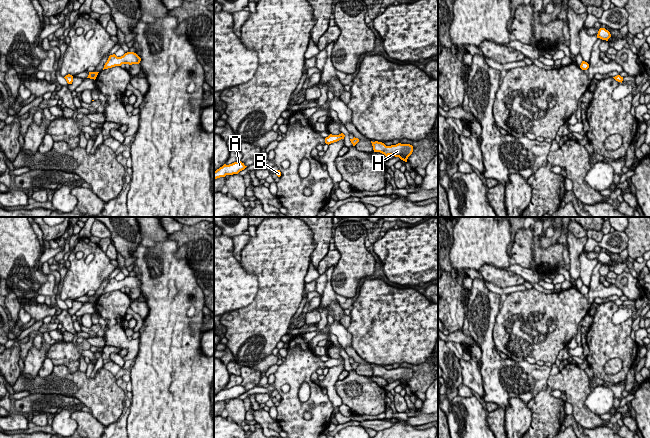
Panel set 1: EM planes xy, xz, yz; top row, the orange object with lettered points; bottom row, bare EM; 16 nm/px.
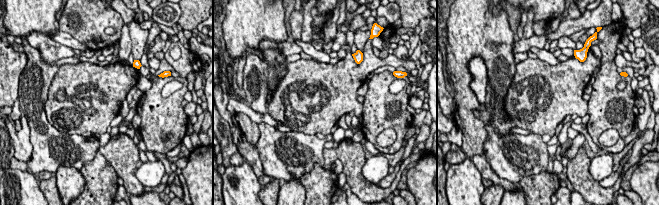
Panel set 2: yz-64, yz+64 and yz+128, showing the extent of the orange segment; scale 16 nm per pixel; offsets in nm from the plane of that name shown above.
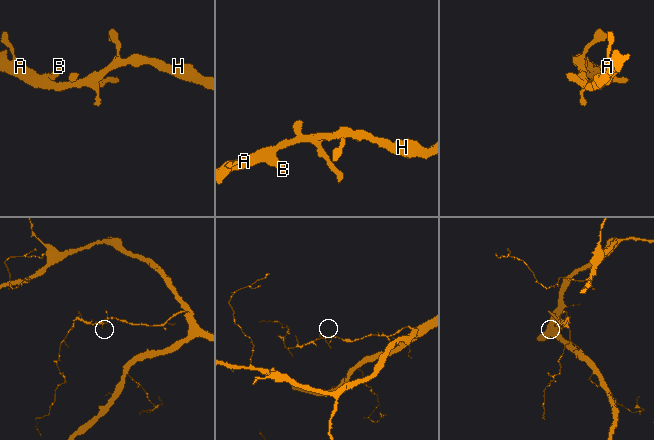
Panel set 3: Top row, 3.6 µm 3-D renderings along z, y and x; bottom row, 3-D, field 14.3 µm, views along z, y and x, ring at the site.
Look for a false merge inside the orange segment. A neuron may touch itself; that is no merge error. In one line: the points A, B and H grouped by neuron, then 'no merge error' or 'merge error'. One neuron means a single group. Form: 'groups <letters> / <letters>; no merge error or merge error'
groups A B / H; merge error

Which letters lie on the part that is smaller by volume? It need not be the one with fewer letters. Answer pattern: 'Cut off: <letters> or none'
Cut off: A, B

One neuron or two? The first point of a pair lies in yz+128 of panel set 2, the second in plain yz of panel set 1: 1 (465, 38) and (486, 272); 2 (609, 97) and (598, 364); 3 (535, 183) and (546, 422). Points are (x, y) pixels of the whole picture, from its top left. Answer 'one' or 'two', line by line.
1: two
2: one
3: one

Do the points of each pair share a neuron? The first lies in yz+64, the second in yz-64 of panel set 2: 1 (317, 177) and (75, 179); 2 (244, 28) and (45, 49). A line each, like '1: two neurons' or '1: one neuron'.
1: two neurons
2: two neurons

